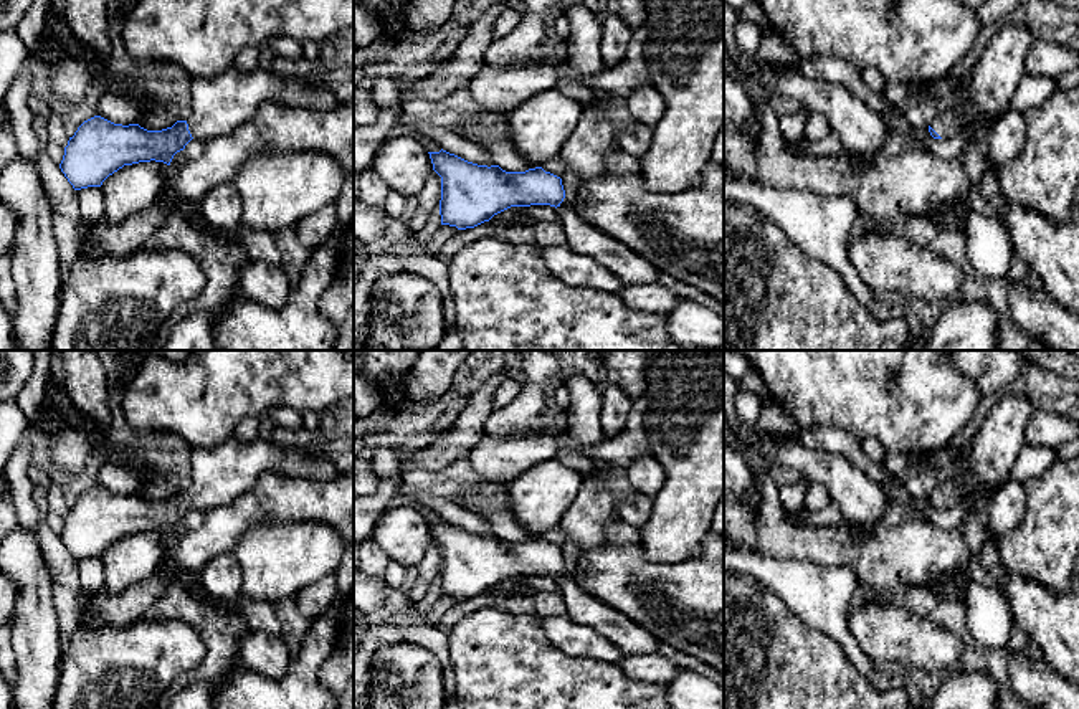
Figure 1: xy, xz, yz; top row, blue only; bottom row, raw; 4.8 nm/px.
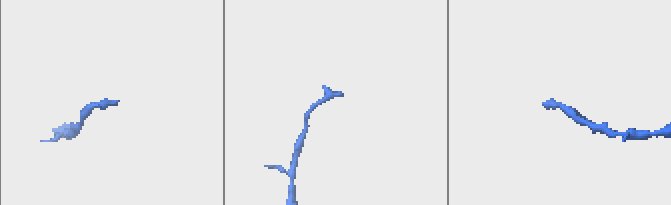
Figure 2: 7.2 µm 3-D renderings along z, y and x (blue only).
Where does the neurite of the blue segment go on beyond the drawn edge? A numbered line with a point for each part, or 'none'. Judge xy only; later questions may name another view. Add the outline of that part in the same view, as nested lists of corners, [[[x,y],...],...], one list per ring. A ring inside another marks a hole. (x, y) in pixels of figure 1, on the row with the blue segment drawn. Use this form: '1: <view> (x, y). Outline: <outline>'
1: xy (220, 104). Outline: [[[233,64],[216,78],[192,79],[188,131],[200,140],[226,134],[254,117],[266,102],[327,111],[339,101],[334,91],[309,88],[299,78],[284,79],[259,66],[243,73]]]

